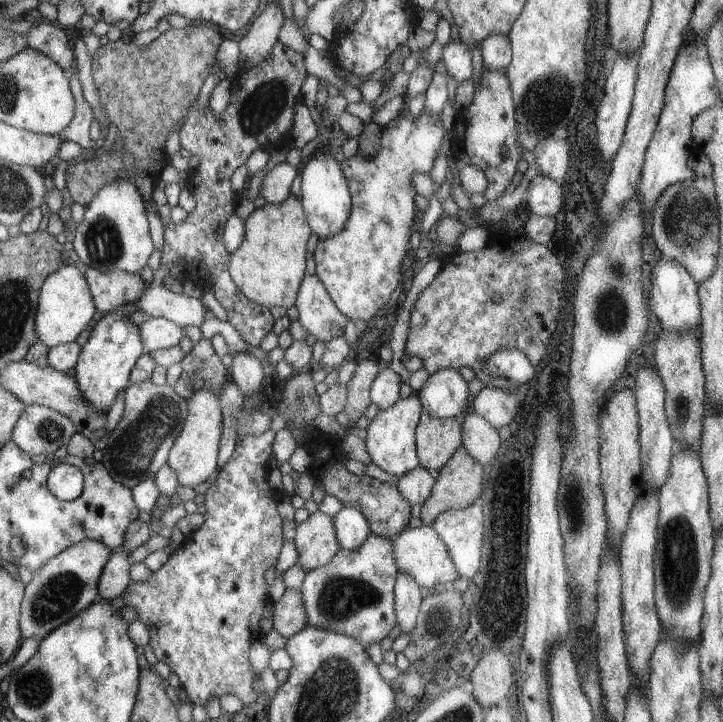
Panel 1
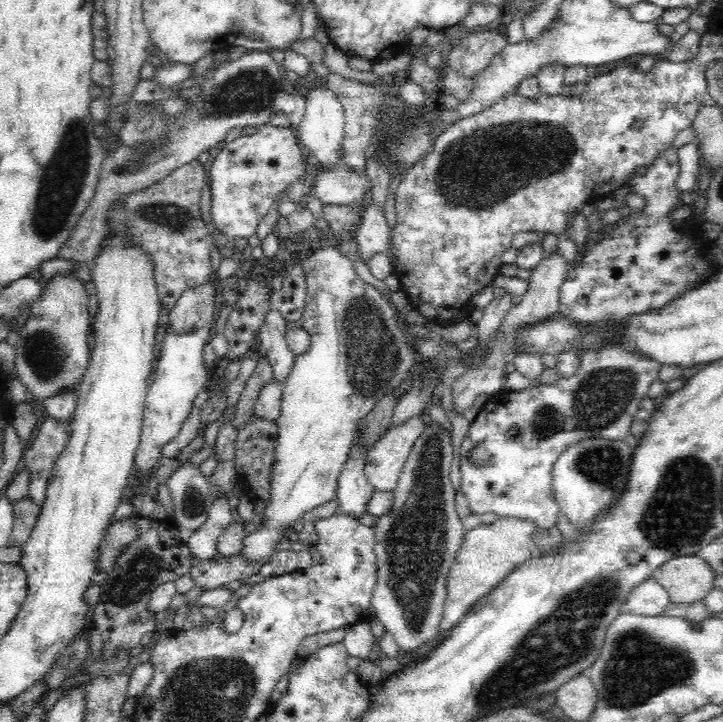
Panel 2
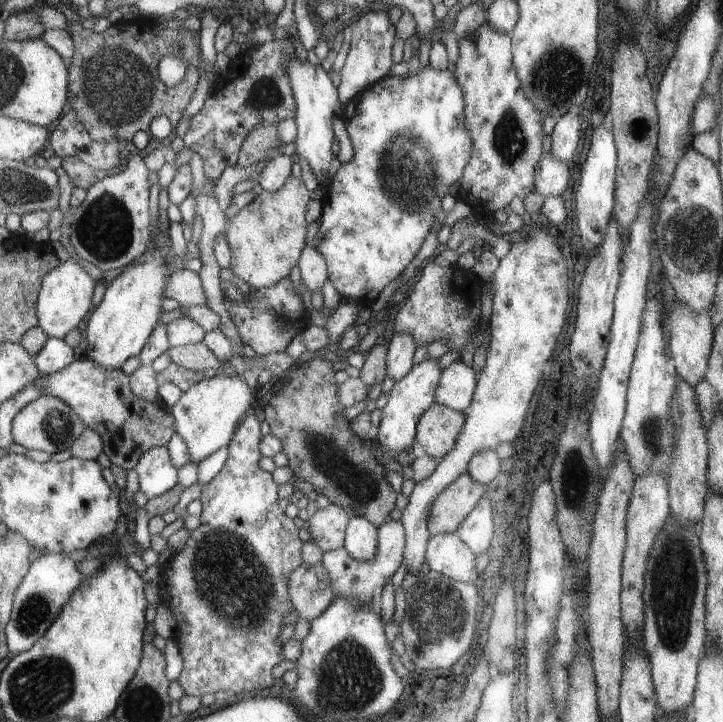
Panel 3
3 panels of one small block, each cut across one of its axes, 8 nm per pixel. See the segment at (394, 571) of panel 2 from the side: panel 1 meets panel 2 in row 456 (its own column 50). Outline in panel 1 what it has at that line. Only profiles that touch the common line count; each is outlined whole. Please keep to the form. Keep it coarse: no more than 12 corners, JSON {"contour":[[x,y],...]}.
{"contour":[[32,404],[13,428],[30,456],[69,444],[77,428],[52,408]]}

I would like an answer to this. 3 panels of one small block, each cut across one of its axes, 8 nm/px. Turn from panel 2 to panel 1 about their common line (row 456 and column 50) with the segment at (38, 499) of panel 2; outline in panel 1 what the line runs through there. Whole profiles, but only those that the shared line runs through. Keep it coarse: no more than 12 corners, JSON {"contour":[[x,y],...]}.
{"contour":[[55,22],[32,26],[28,47],[62,69],[72,70],[75,54]]}

